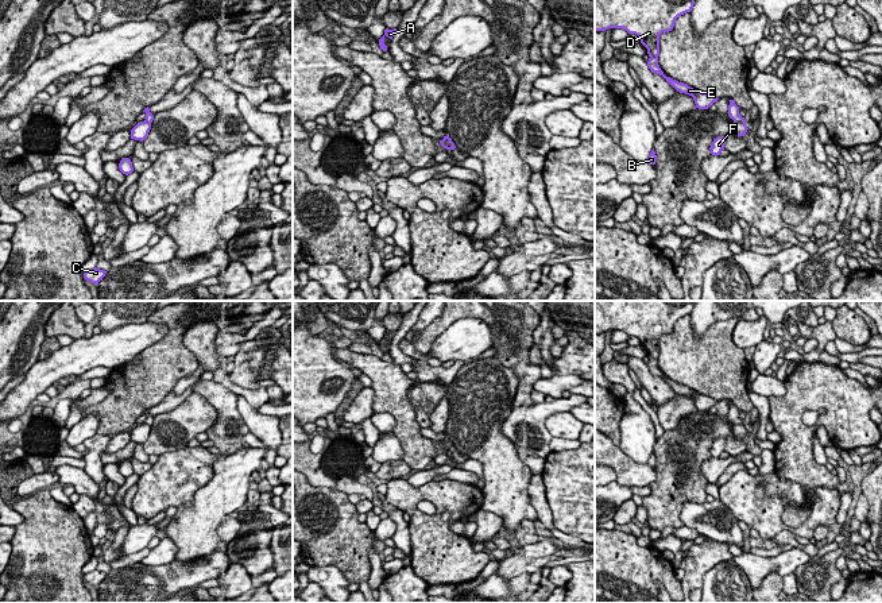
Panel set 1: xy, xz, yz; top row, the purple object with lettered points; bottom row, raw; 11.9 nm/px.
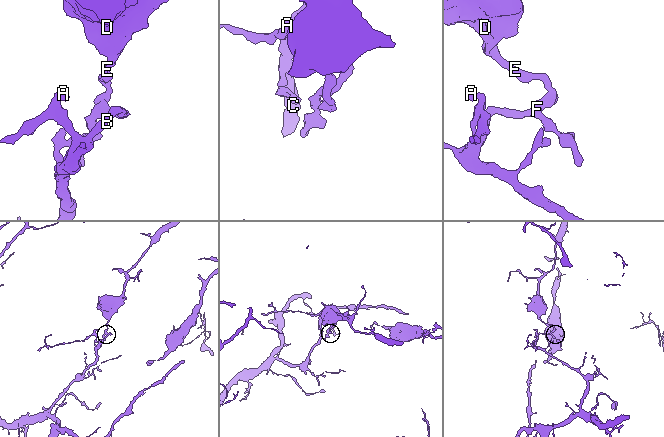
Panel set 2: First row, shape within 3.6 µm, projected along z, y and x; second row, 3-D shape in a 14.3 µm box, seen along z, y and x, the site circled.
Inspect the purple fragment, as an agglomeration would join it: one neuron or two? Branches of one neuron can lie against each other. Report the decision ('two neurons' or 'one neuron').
two neurons

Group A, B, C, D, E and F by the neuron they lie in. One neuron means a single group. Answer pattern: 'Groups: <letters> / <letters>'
Groups: A B C F / D E

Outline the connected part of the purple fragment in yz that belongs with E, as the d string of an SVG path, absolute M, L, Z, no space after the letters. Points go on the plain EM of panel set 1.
M595 301L595 332L623 331L639 339L647 351L649 371L662 378L677 394L693 399L696 410L708 411L719 401L666 379L658 367L659 337L674 329L678 318L690 314L695 301Z

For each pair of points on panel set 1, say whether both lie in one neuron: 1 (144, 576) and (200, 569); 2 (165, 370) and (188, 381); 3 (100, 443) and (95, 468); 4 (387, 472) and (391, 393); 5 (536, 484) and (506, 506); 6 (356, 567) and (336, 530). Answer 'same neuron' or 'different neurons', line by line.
1: same neuron
2: different neurons
3: same neuron
4: different neurons
5: different neurons
6: same neuron

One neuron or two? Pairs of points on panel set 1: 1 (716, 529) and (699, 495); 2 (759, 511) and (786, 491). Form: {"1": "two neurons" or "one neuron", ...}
{"1": "two neurons", "2": "one neuron"}

